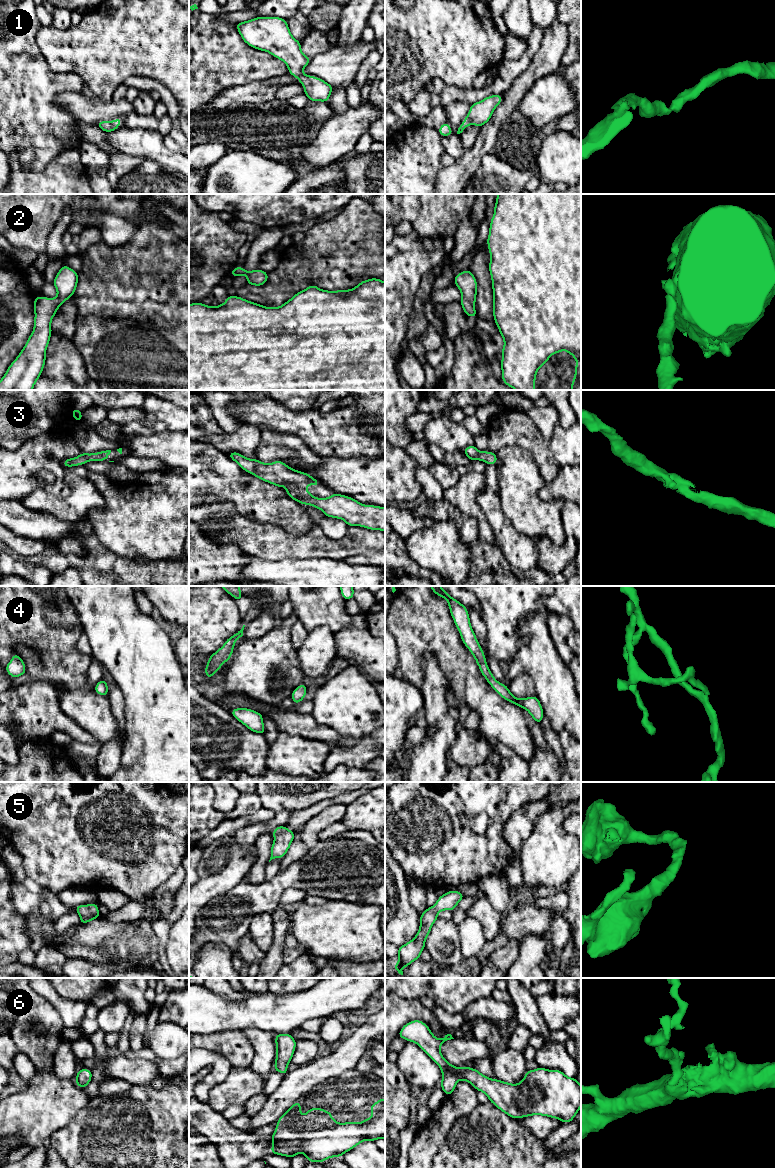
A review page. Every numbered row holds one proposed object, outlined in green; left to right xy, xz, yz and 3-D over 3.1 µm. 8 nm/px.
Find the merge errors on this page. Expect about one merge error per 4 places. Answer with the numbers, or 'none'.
none

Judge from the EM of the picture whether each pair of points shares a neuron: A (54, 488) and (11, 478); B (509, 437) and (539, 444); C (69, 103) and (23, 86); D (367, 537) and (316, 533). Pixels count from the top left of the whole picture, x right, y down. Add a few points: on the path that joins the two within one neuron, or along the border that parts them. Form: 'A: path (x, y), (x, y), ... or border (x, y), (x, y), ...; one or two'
A: path (55, 474), (49, 468), (25, 468); one
B: path (516, 437), (528, 437), (532, 440); one
C: border (64, 91), (57, 97), (56, 101), (73, 115); two
D: path (354, 542), (351, 544), (329, 544); one

